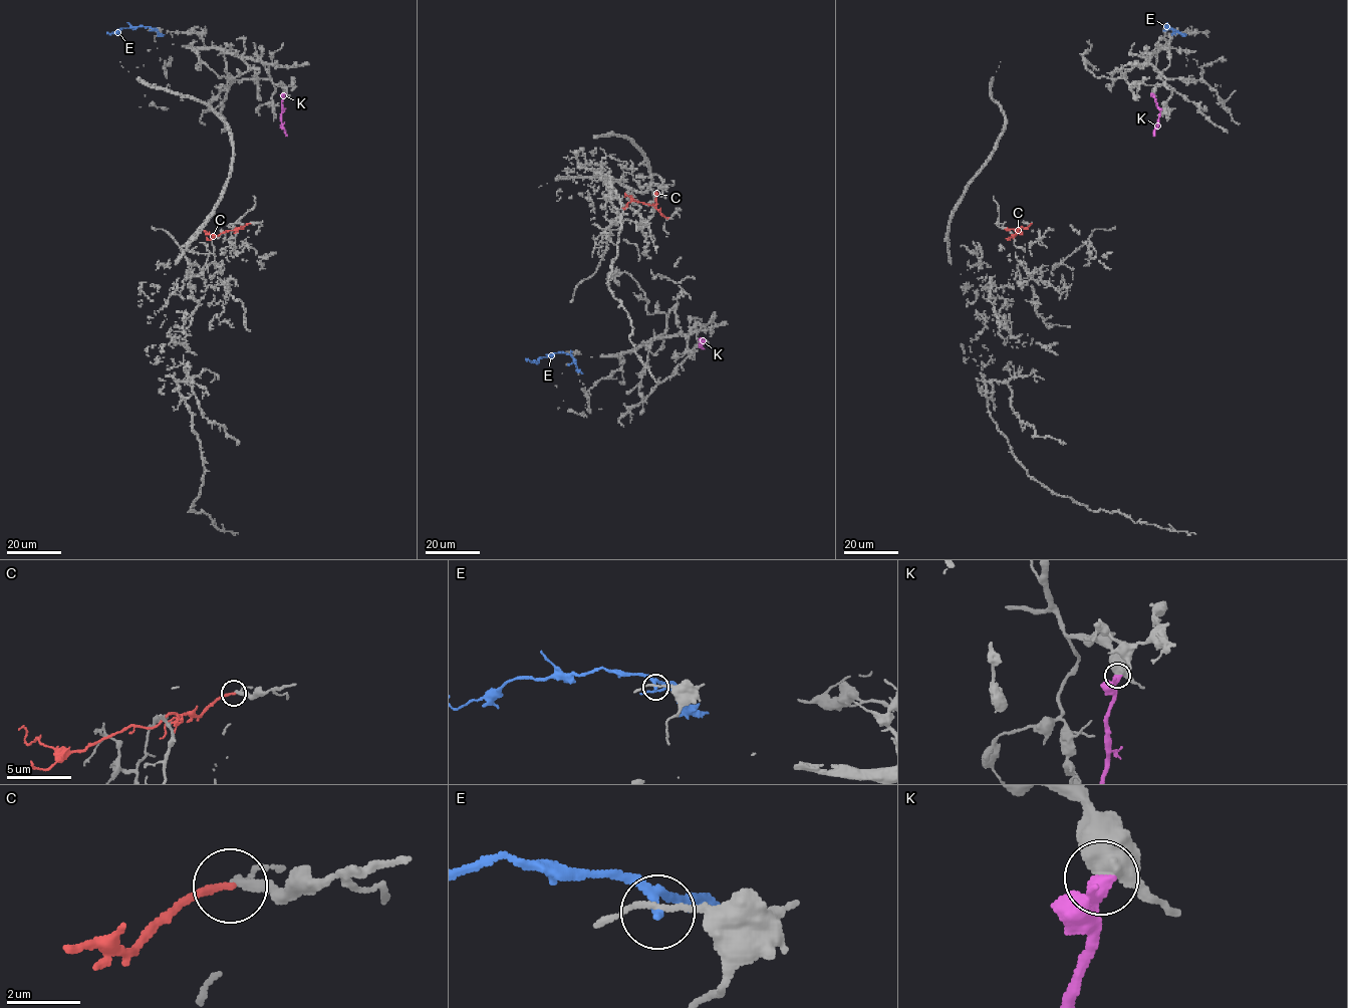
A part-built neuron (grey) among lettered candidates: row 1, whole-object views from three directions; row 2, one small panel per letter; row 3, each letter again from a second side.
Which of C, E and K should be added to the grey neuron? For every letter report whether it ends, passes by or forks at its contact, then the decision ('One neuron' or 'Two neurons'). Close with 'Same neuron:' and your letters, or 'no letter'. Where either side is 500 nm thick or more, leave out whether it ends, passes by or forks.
C: It ends there. Two neurons
E: It passes by. Two neurons
K: Two neurons
Same neuron: no letter

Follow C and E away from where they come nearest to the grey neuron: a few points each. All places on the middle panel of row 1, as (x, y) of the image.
C: (668, 218), (653, 205), (636, 201), (622, 207)
E: (570, 352), (557, 351), (534, 361), (527, 360)

